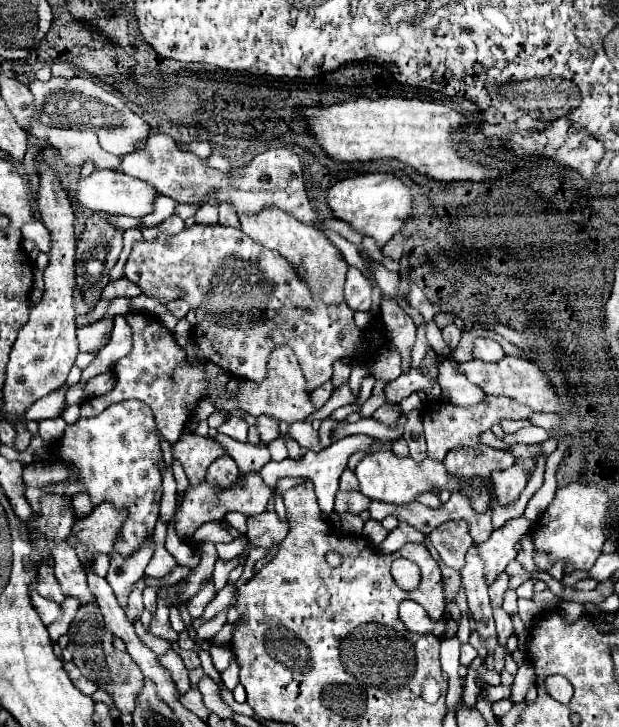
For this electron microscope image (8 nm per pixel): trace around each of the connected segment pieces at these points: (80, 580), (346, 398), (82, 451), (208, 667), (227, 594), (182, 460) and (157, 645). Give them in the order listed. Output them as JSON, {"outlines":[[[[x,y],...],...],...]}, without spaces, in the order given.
{"outlines":[[[[60,541],[52,549],[54,557],[54,575],[62,587],[62,593],[66,597],[78,599],[80,605],[96,605],[96,597],[90,593],[88,583],[86,583],[86,573],[80,571],[80,561],[72,547],[66,541]]],[[[346,382],[340,389],[336,389],[336,391],[332,393],[332,397],[328,399],[328,403],[326,403],[322,409],[318,409],[318,411],[316,411],[312,417],[308,417],[306,421],[308,421],[308,423],[312,423],[312,421],[322,421],[322,419],[330,417],[332,411],[336,411],[338,407],[350,405],[350,403],[354,403],[354,401],[358,401],[358,399],[350,393],[350,387],[348,387],[348,382]]],[[[136,399],[112,403],[100,415],[68,425],[58,449],[52,449],[52,455],[56,455],[58,461],[70,467],[76,481],[46,485],[44,491],[48,495],[62,495],[70,501],[76,495],[86,493],[92,505],[108,501],[116,507],[126,507],[128,517],[124,519],[120,535],[114,541],[114,553],[118,553],[120,557],[130,557],[132,553],[142,549],[146,541],[154,535],[162,497],[164,457],[152,409]]],[[[200,649],[198,650],[198,656],[200,656],[200,661],[201,661],[201,667],[203,668],[203,671],[206,675],[208,675],[211,679],[214,680],[217,684],[223,685],[223,683],[220,681],[221,680],[221,674],[216,673],[218,672],[212,662],[211,655],[209,651]]],[[[227,583],[227,585],[220,590],[215,598],[206,606],[202,619],[193,619],[192,626],[200,626],[202,623],[212,619],[216,613],[228,608],[228,605],[236,593],[235,585]]],[[[196,433],[183,434],[172,445],[172,457],[184,467],[186,477],[192,485],[200,485],[212,461],[226,457],[226,455],[228,451],[220,443]]],[[[136,623],[136,633],[140,635],[140,639],[142,639],[156,655],[164,655],[166,649],[172,647],[170,641],[164,641],[162,638],[157,638],[154,637],[154,635],[150,635],[150,633],[146,633],[144,627],[142,627],[142,623]]]]}

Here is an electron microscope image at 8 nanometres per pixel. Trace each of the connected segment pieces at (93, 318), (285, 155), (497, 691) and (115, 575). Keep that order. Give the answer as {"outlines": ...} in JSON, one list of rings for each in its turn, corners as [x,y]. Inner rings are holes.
{"outlines":[[[[102,299],[98,302],[93,311],[84,315],[76,315],[75,320],[77,327],[91,324],[100,320],[108,310],[109,305],[110,300]]],[[[154,133],[154,137],[150,137],[146,141],[144,149],[122,157],[120,171],[152,183],[158,193],[168,195],[178,203],[190,203],[190,205],[232,203],[236,213],[246,213],[246,215],[256,215],[262,209],[278,207],[278,209],[294,215],[302,223],[310,223],[316,227],[320,225],[320,221],[318,221],[316,213],[312,211],[312,205],[306,197],[300,159],[290,147],[268,149],[266,153],[256,155],[250,161],[250,165],[246,165],[242,169],[240,175],[234,175],[234,173],[222,173],[222,171],[210,169],[206,165],[206,161],[200,159],[198,155],[182,153],[170,135]]],[[[498,685],[498,687],[486,687],[478,693],[478,697],[482,699],[490,699],[492,703],[494,701],[500,701],[500,699],[510,699],[510,687],[504,687],[504,685]]],[[[154,541],[144,549],[144,553],[136,553],[132,561],[120,561],[120,557],[110,557],[110,571],[106,575],[110,587],[114,589],[116,599],[124,607],[128,601],[128,593],[132,591],[132,585],[144,575],[144,569],[154,553]]]]}

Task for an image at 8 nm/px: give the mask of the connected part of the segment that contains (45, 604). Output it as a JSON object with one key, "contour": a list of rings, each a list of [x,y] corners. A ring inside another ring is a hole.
{"contour":[[[32,585],[32,589],[30,589],[30,597],[32,597],[34,609],[38,611],[38,615],[40,615],[40,619],[46,627],[52,624],[52,621],[54,621],[56,617],[60,617],[60,607],[58,607],[56,603],[52,603],[52,601],[40,597],[38,591],[34,589],[34,585]]]}

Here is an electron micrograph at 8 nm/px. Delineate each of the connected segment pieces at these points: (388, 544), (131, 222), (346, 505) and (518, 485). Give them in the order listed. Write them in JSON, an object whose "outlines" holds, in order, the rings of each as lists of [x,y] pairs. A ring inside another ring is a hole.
{"outlines":[[[[400,525],[398,529],[390,531],[388,537],[378,545],[384,553],[396,553],[408,541],[424,541],[424,535],[416,533],[416,529],[408,529],[408,525]]],[[[109,215],[108,220],[114,223],[119,229],[124,229],[123,231],[131,228],[142,229],[144,227],[140,219],[132,219],[132,217],[126,215]]],[[[338,491],[338,493],[336,493],[336,505],[334,505],[334,511],[336,511],[336,515],[344,515],[344,513],[360,515],[364,509],[368,509],[368,505],[370,505],[370,499],[364,497],[362,493]]],[[[516,463],[506,471],[492,473],[492,481],[494,481],[494,493],[498,505],[510,505],[520,497],[522,489],[526,487],[526,473],[524,467]]]]}

